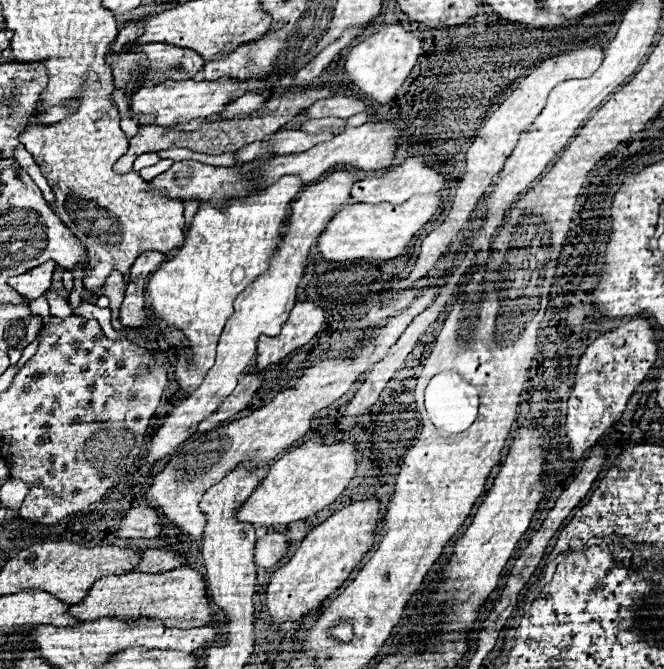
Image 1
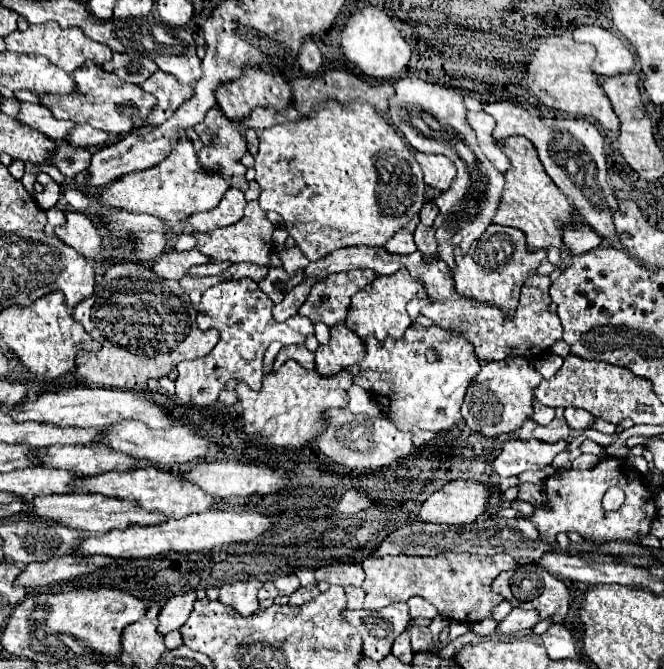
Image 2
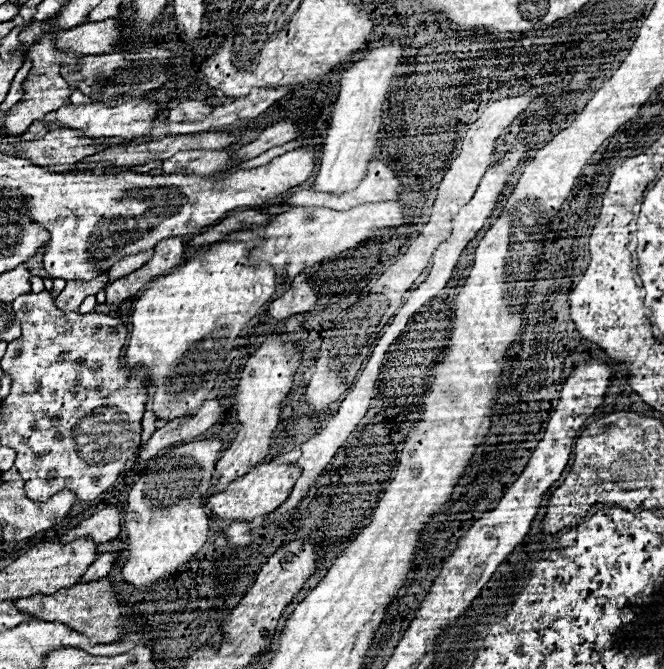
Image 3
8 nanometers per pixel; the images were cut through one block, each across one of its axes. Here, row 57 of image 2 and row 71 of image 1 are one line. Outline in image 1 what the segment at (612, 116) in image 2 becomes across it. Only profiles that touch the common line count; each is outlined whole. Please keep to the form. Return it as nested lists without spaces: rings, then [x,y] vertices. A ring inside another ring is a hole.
[[[600,46],[570,50],[570,52],[564,52],[564,54],[560,54],[560,56],[554,56],[554,58],[550,58],[550,60],[542,62],[536,70],[532,70],[530,76],[520,78],[520,80],[516,82],[514,90],[512,90],[512,92],[508,94],[508,98],[496,108],[496,112],[486,118],[484,126],[478,130],[478,136],[474,138],[472,146],[468,148],[468,152],[466,152],[466,172],[464,172],[464,176],[462,176],[460,182],[458,182],[456,196],[454,196],[454,200],[452,200],[452,206],[450,206],[450,212],[448,212],[446,220],[422,240],[420,256],[418,256],[418,260],[416,260],[416,264],[414,264],[410,276],[408,276],[408,278],[402,278],[402,280],[394,280],[390,294],[398,294],[398,292],[410,288],[410,284],[412,284],[414,280],[426,276],[426,274],[434,268],[434,264],[438,262],[438,258],[448,250],[450,242],[454,240],[452,236],[462,230],[462,222],[468,220],[470,214],[474,212],[480,194],[486,192],[486,188],[488,188],[488,186],[492,184],[492,180],[496,178],[496,172],[500,172],[500,168],[504,166],[504,160],[506,160],[508,152],[512,152],[512,148],[516,146],[516,140],[518,140],[520,132],[522,132],[528,124],[532,124],[532,120],[542,112],[542,108],[544,108],[544,104],[546,104],[546,98],[548,98],[548,92],[550,92],[558,82],[572,80],[572,78],[592,76],[592,72],[596,72],[596,68],[600,66],[600,60],[602,60],[602,48],[600,48]]]

